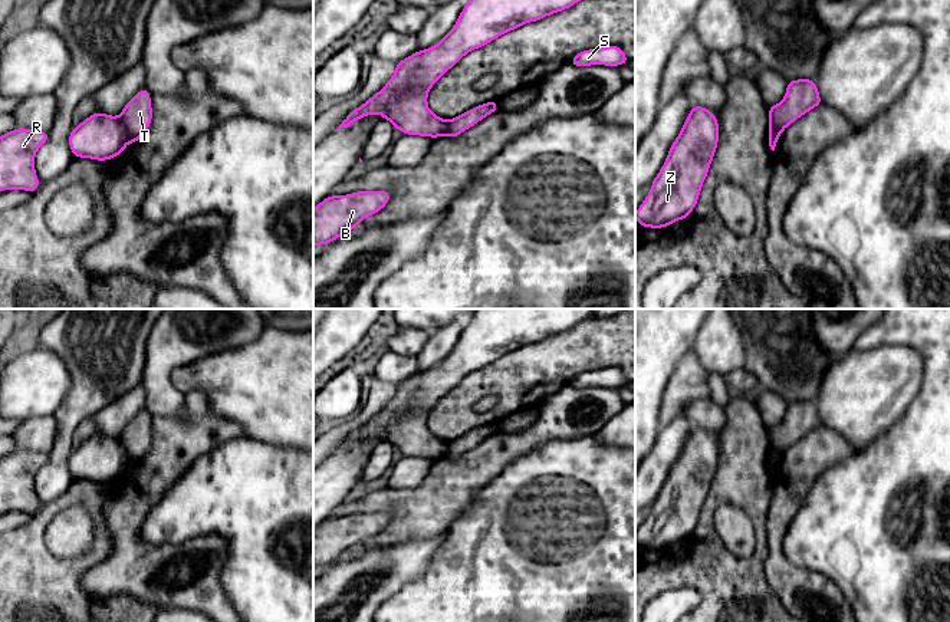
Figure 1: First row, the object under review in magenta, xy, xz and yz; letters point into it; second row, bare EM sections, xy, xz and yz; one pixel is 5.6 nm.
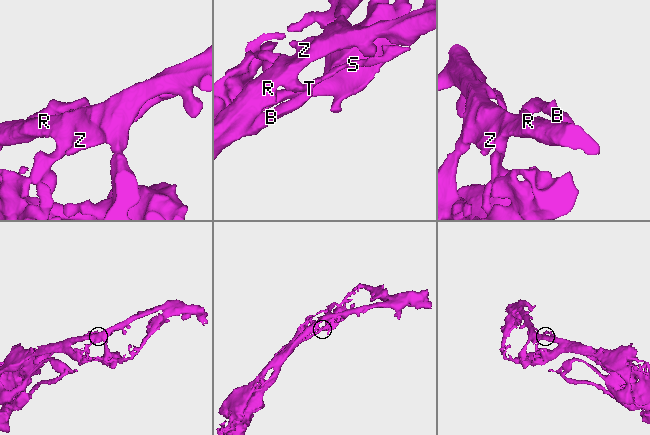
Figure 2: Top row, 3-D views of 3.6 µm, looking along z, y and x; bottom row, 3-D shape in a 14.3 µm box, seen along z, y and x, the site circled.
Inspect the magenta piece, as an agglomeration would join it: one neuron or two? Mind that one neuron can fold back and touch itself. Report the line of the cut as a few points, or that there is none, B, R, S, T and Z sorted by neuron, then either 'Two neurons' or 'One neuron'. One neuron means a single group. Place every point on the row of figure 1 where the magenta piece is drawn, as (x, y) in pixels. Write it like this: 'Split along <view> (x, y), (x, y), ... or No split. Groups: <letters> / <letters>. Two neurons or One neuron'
Split along xy (118, 117), (127, 141). Groups: B S T / R Z. Two neurons

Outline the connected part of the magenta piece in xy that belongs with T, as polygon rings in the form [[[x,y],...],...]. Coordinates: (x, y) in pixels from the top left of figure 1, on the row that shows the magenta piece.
[[[142,88],[118,116],[126,131],[126,142],[135,144],[148,131],[152,119],[151,92]]]

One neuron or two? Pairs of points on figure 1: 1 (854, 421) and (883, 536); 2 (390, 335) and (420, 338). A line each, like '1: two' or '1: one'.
1: two
2: one

